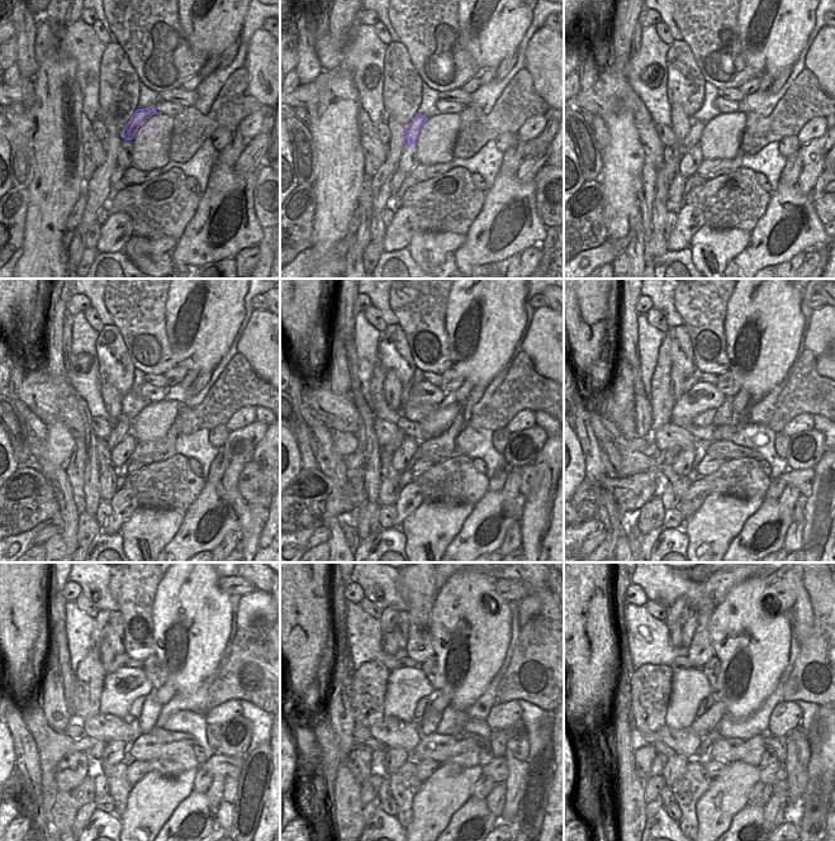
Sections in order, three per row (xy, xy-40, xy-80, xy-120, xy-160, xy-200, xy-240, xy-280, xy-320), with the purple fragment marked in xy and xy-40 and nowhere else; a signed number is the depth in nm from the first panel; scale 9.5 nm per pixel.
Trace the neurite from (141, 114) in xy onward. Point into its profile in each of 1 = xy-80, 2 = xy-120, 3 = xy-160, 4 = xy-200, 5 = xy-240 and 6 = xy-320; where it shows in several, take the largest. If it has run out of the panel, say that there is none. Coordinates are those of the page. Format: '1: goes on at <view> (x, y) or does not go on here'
1: goes on at xy-80 (694, 134)
2: goes on at xy-120 (119, 429)
3: goes on at xy-160 (387, 451)
4: goes on at xy-200 (668, 456)
5: goes on at xy-240 (98, 749)
6: goes on at xy-320 (658, 764)

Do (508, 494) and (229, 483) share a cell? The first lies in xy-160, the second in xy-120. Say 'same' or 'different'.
same

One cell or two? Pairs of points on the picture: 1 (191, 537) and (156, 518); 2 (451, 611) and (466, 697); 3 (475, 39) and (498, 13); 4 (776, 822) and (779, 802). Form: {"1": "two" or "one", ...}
{"1": "two", "2": "one", "3": "one", "4": "one"}

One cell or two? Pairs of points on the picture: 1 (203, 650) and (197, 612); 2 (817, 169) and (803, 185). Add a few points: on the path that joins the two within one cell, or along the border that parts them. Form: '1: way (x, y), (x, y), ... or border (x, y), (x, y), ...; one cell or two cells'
1: way (198, 641), (197, 621); one cell
2: way (814, 172), (806, 181); one cell

